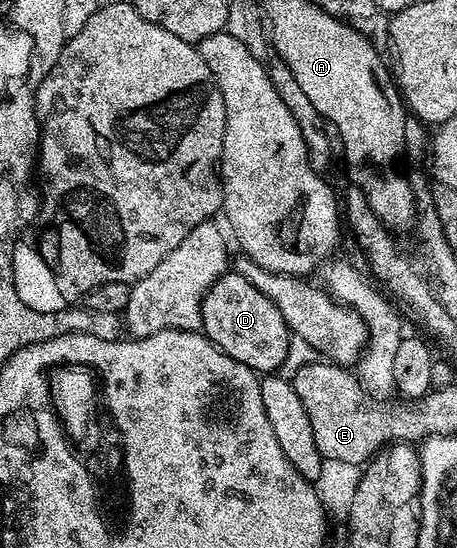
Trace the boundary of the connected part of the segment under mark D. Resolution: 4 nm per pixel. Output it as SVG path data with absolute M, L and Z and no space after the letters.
M226 272L209 288L203 298L203 327L202 333L206 334L221 352L233 356L250 370L267 376L278 371L279 365L285 360L292 340L291 329L285 324L285 316L245 276L234 272Z

